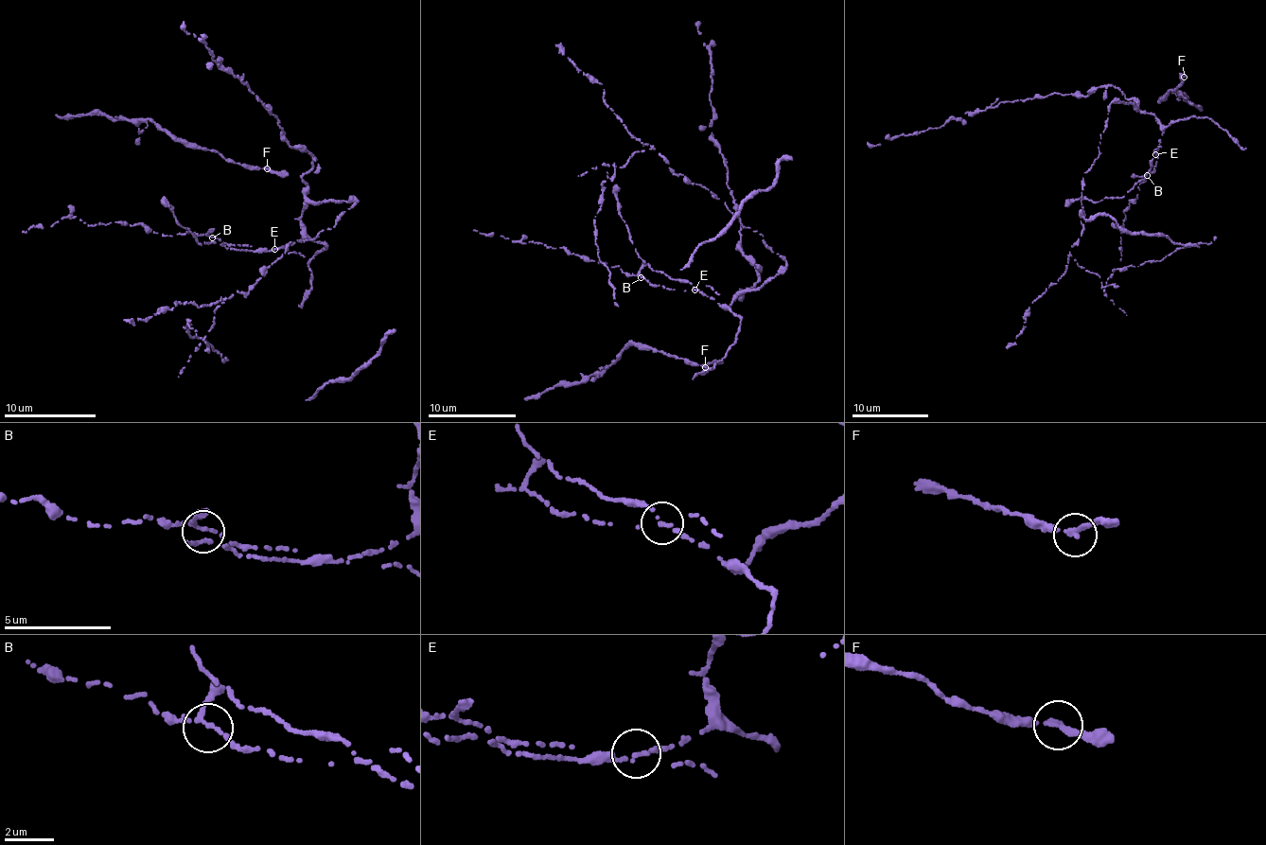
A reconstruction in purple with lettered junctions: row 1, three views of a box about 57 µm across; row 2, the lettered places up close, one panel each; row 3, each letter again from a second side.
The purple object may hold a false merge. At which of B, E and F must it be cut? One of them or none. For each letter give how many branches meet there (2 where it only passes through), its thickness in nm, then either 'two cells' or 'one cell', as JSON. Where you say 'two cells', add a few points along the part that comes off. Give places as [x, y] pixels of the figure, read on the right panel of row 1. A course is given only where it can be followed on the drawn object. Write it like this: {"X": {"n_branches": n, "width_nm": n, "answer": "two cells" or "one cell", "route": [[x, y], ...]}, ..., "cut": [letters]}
{"B": {"n_branches": 2, "width_nm": 190, "answer": "one cell"}, "E": {"n_branches": 2, "width_nm": 170, "answer": "two cells"}, "F": {"n_branches": 2, "width_nm": 220, "answer": "one cell"}, "cut": ["E"]}

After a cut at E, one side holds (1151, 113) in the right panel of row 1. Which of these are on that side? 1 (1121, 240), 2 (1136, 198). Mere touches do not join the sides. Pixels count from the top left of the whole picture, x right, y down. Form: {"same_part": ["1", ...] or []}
{"same_part": []}

